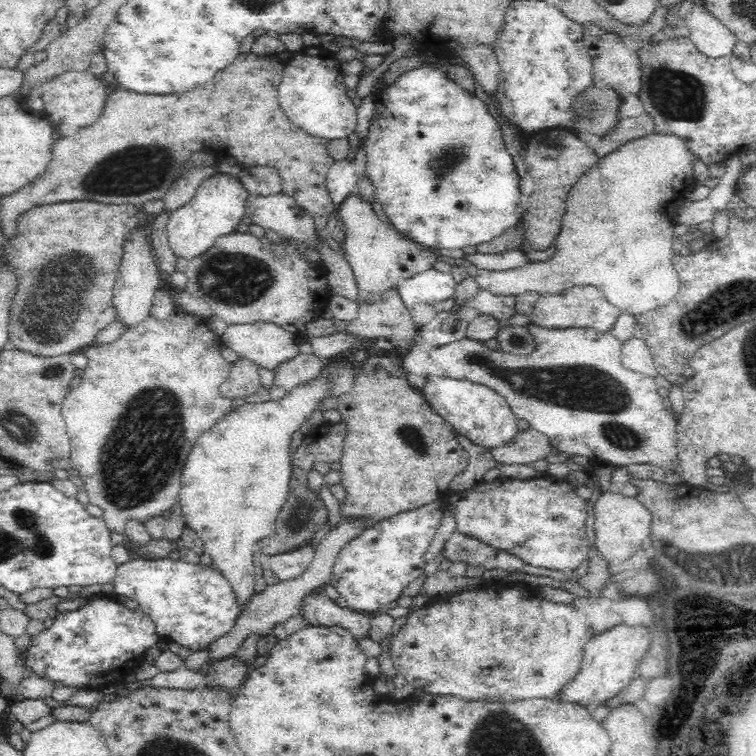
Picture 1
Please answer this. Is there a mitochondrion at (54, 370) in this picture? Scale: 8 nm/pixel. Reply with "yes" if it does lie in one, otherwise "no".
yes

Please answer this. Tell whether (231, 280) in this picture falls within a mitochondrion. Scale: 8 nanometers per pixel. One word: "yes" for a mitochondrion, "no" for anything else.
yes

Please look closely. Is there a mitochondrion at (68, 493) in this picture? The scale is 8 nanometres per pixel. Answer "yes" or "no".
no

